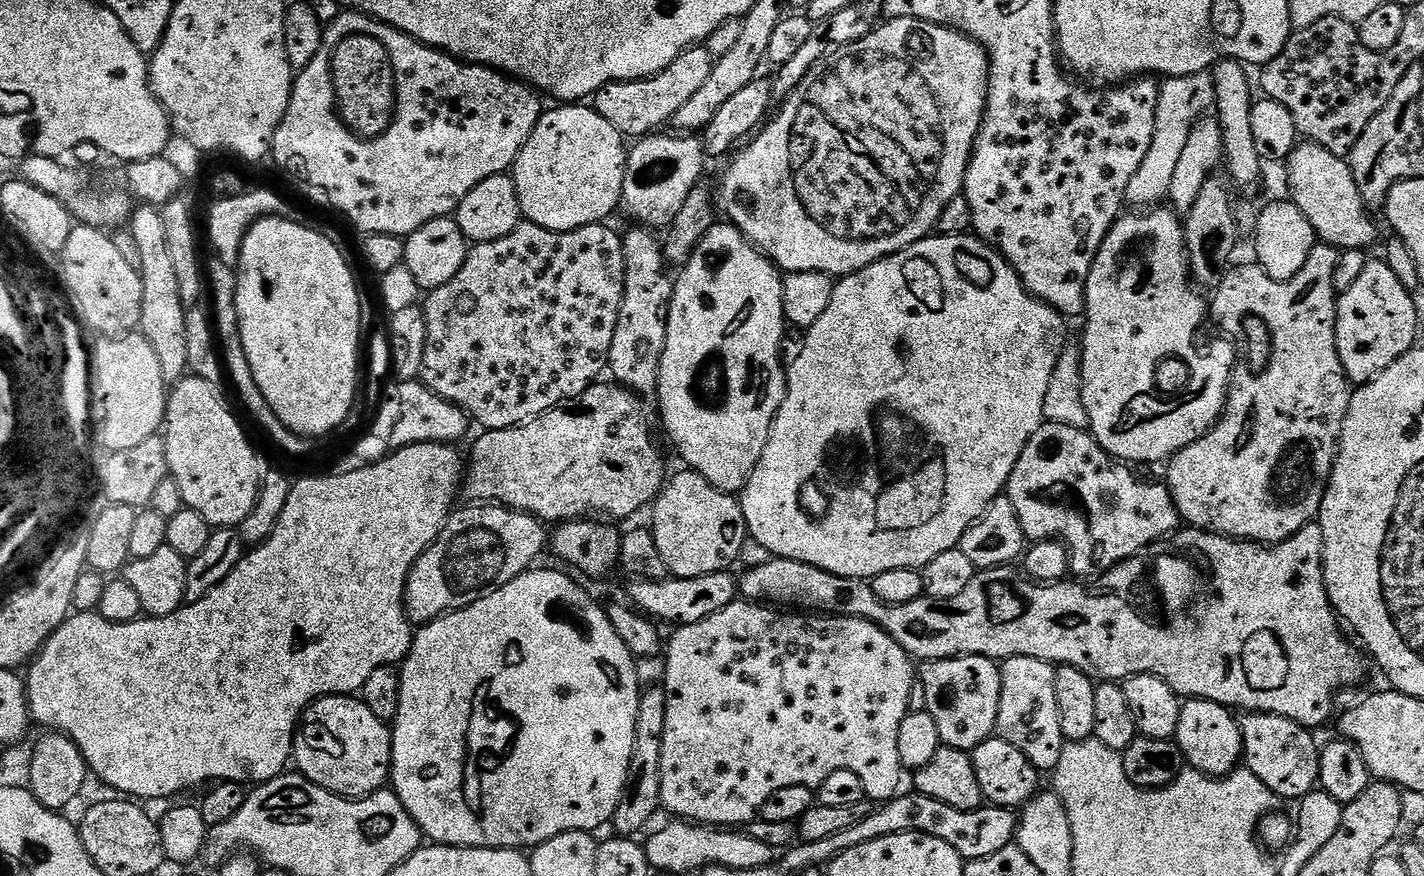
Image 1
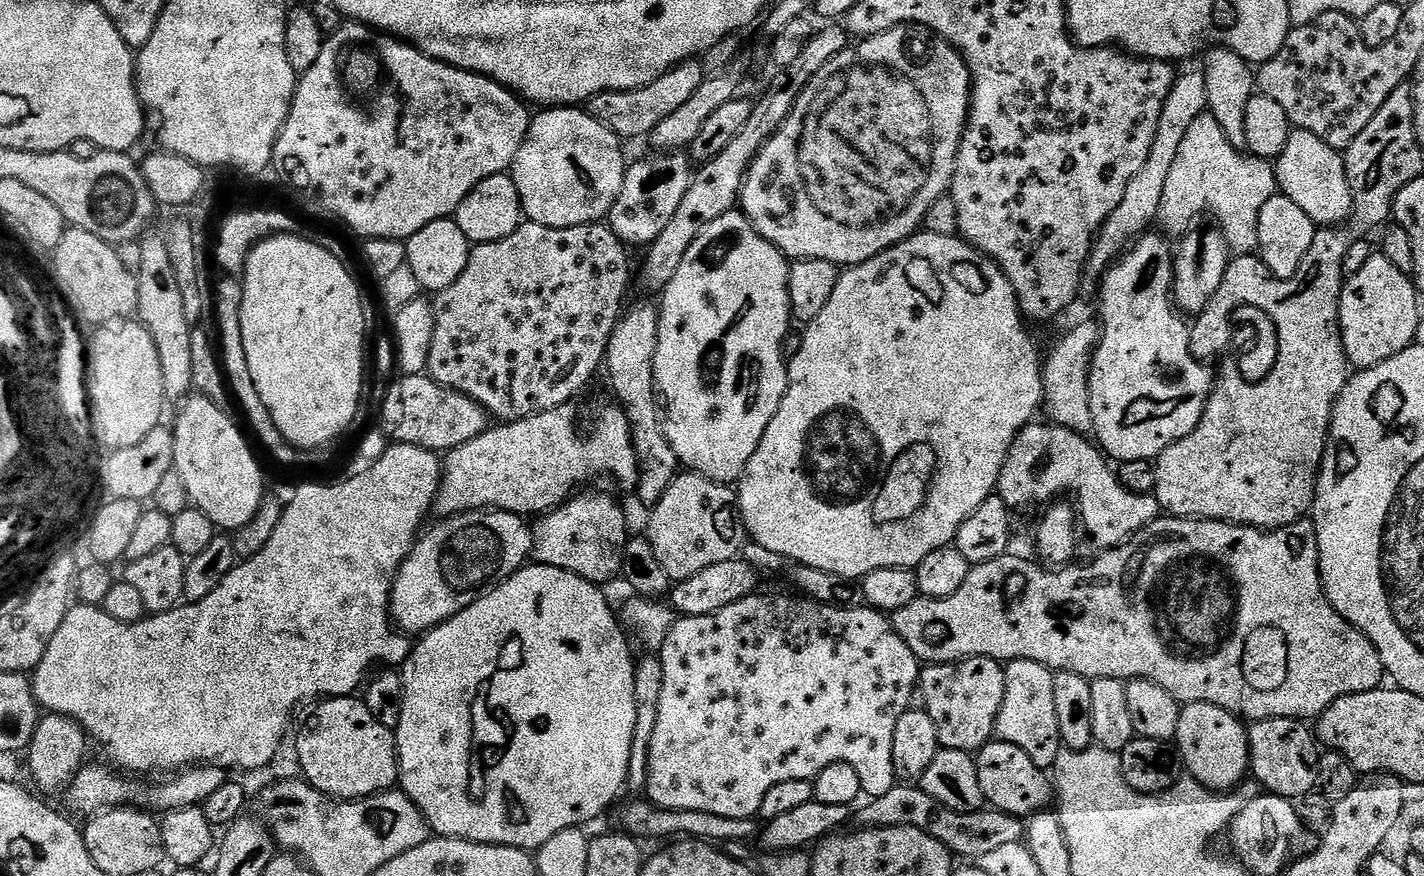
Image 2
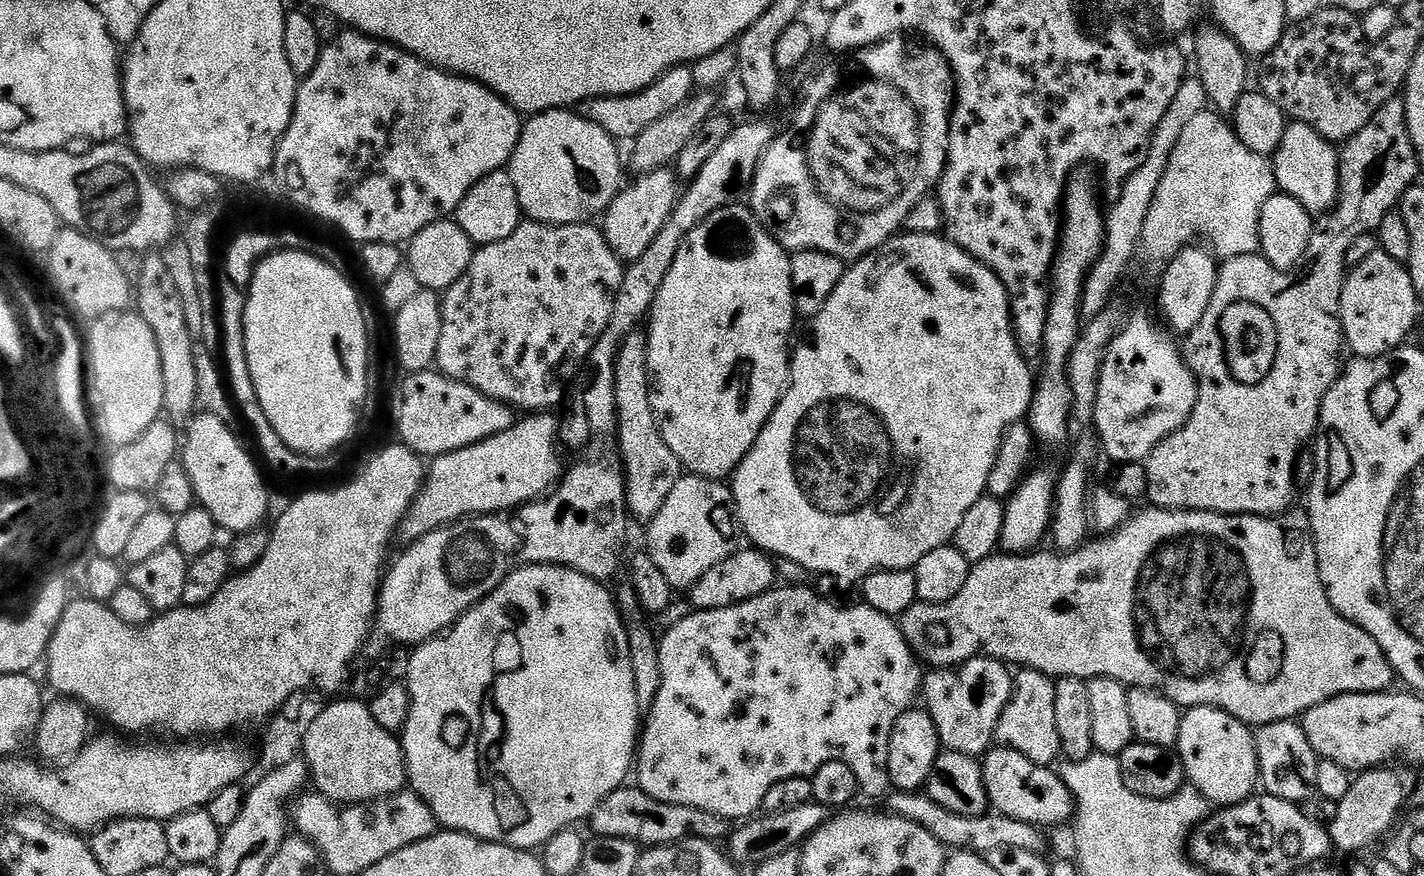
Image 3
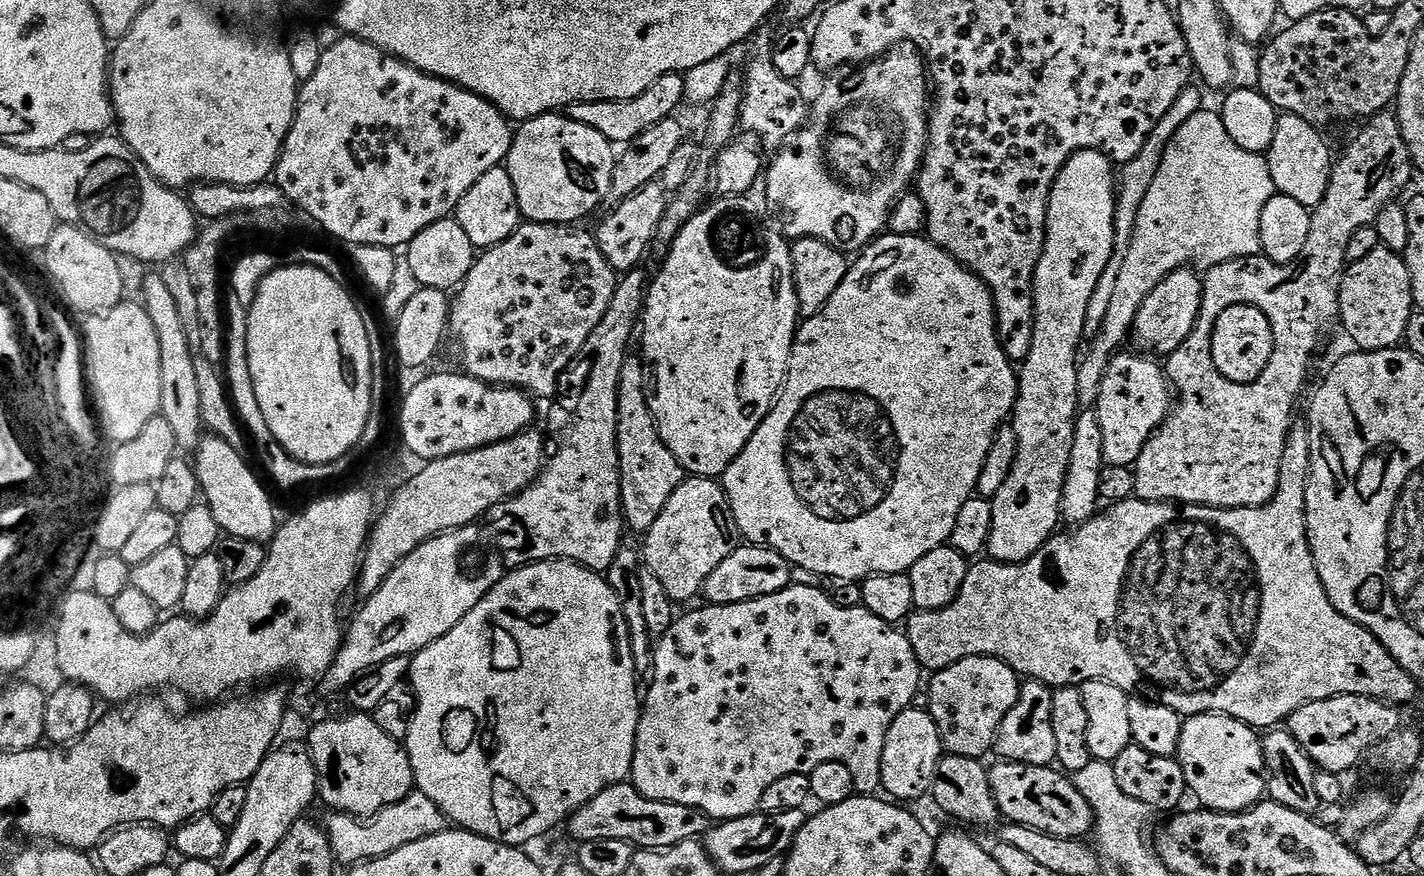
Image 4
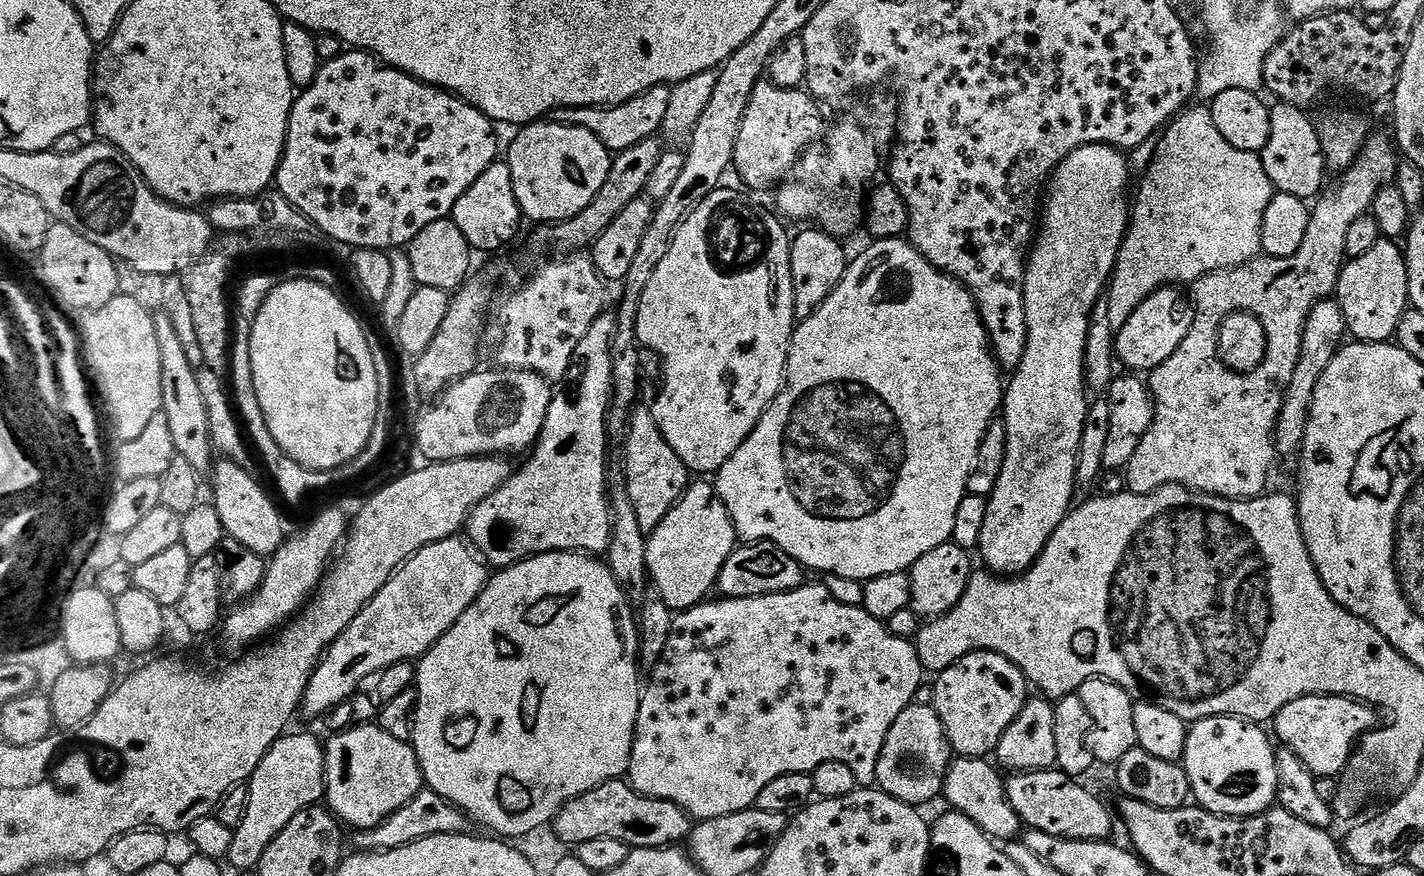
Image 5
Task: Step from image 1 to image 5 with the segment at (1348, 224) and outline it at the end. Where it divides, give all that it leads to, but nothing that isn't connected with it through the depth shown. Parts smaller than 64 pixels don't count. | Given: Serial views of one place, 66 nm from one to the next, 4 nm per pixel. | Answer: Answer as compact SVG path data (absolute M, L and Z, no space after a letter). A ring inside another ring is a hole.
M1276 102L1271 109L1270 142L1266 142L1262 153L1266 174L1276 192L1285 192L1305 202L1311 201L1321 195L1326 177L1322 142L1316 133L1316 124L1305 109L1293 104Z

